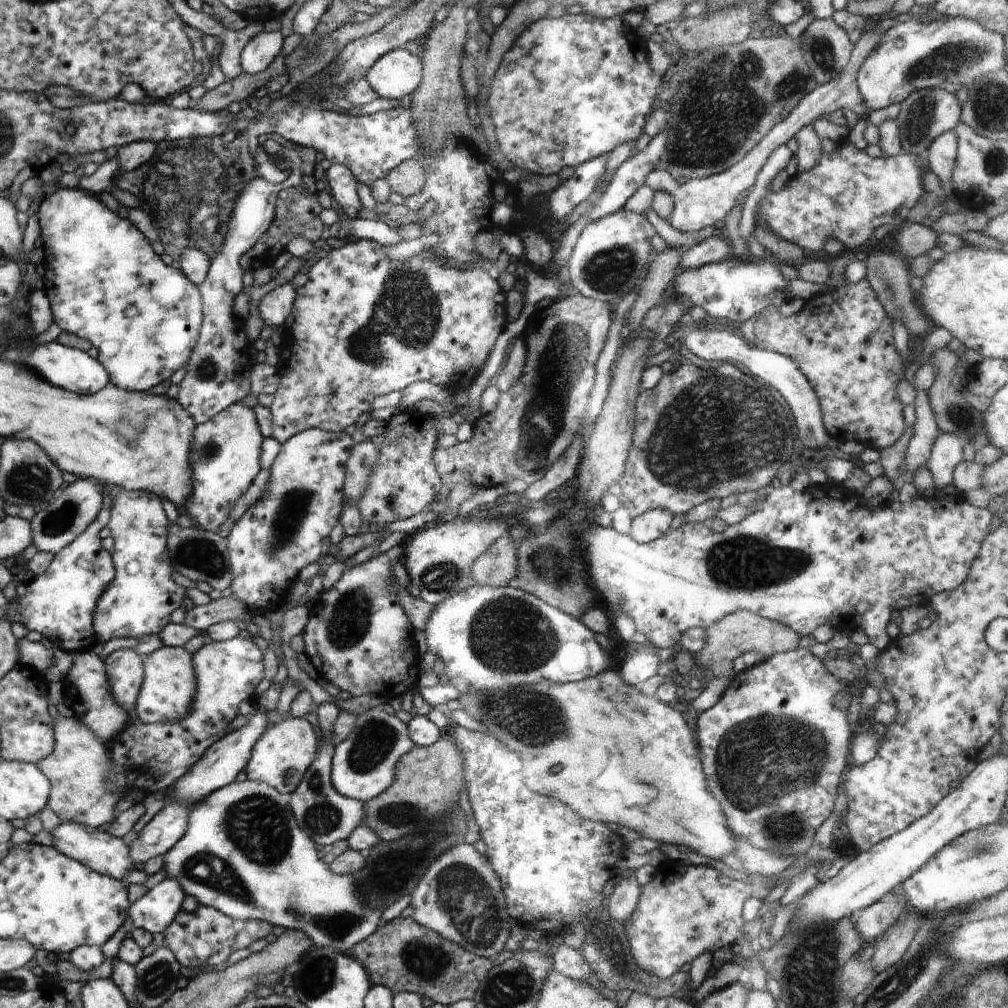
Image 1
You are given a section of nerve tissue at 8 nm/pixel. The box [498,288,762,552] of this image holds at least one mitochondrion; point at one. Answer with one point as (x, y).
(562, 356)

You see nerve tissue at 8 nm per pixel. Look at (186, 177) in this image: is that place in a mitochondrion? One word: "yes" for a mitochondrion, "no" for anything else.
yes

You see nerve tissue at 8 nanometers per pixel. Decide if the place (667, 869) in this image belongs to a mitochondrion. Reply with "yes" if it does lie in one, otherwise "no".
no

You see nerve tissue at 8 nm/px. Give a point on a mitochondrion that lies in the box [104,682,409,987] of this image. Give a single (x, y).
(260, 827)

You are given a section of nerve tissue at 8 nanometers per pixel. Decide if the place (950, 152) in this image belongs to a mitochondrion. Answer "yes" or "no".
no

